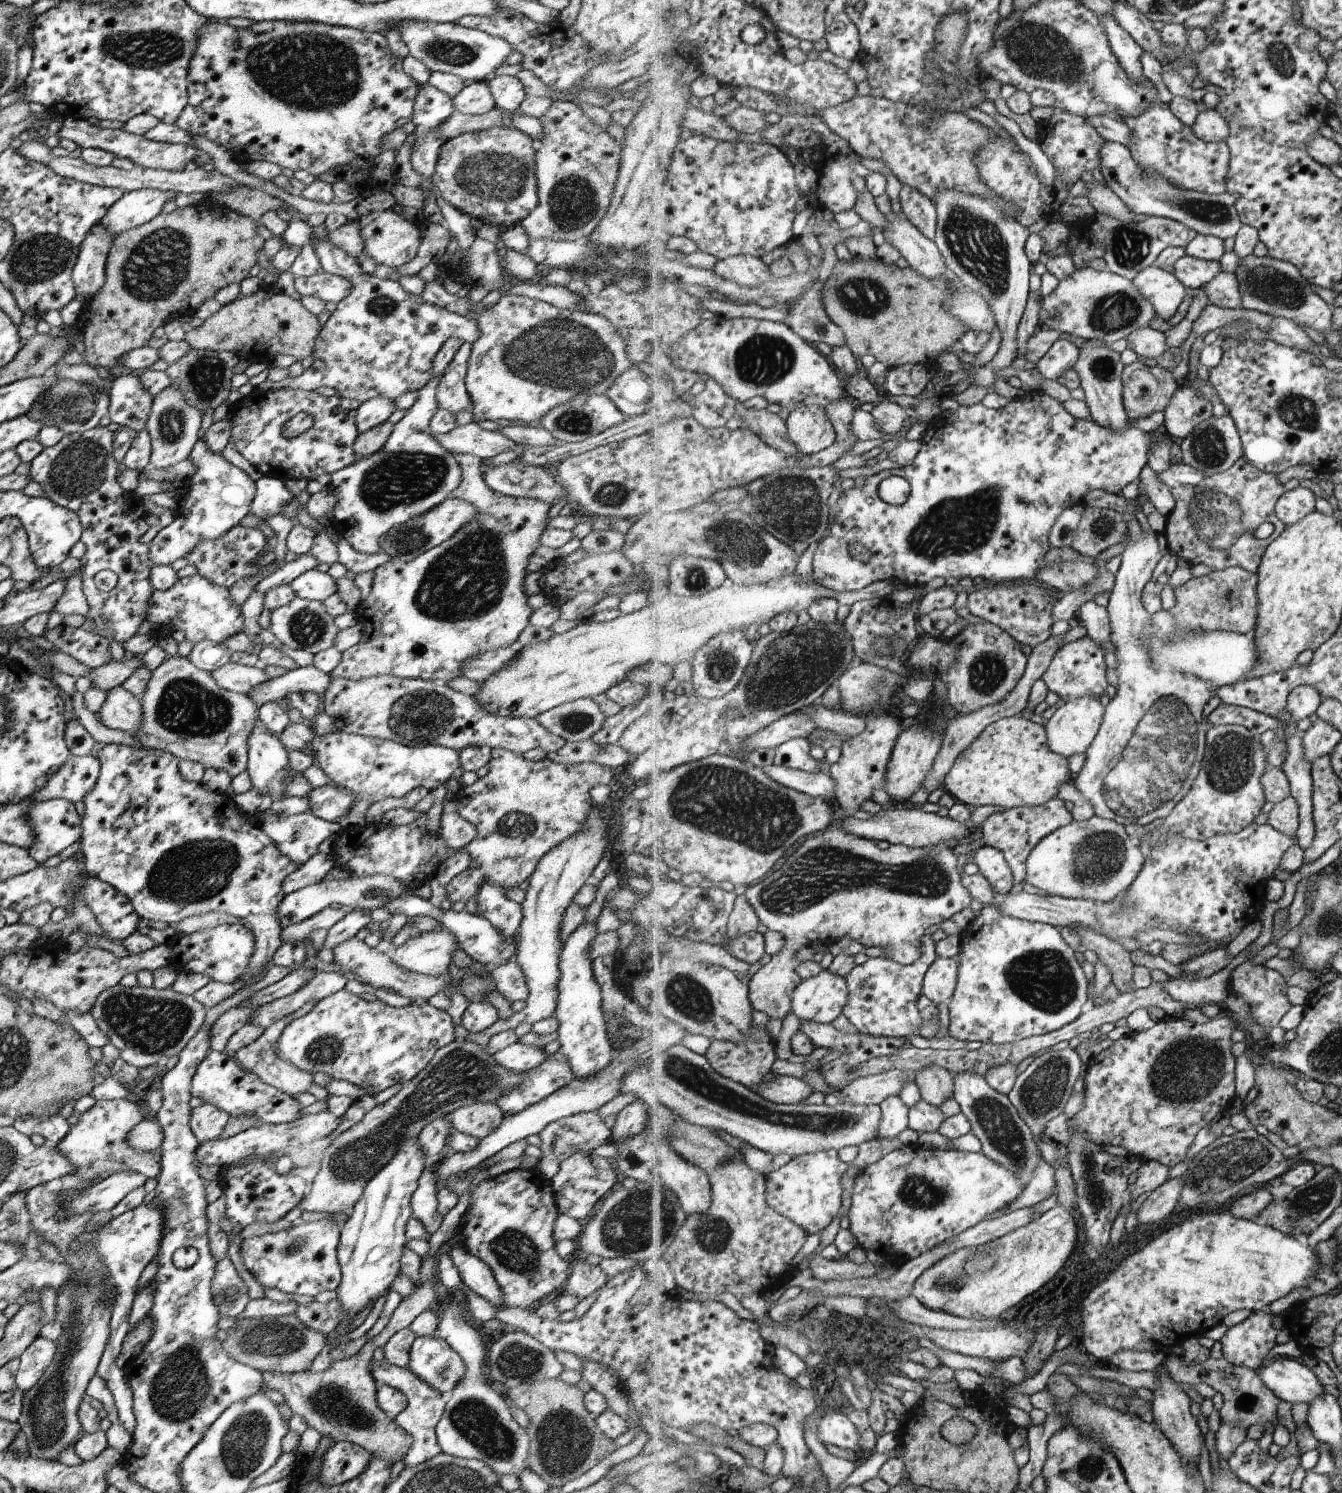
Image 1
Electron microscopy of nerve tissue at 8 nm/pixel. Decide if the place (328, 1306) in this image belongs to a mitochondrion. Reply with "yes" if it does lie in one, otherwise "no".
no

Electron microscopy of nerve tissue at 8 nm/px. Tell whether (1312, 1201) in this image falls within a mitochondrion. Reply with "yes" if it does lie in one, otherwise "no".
yes

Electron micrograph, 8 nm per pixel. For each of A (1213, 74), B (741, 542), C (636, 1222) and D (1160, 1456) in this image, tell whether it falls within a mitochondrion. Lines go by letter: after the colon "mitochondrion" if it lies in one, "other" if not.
A: other
B: mitochondrion
C: mitochondrion
D: other

